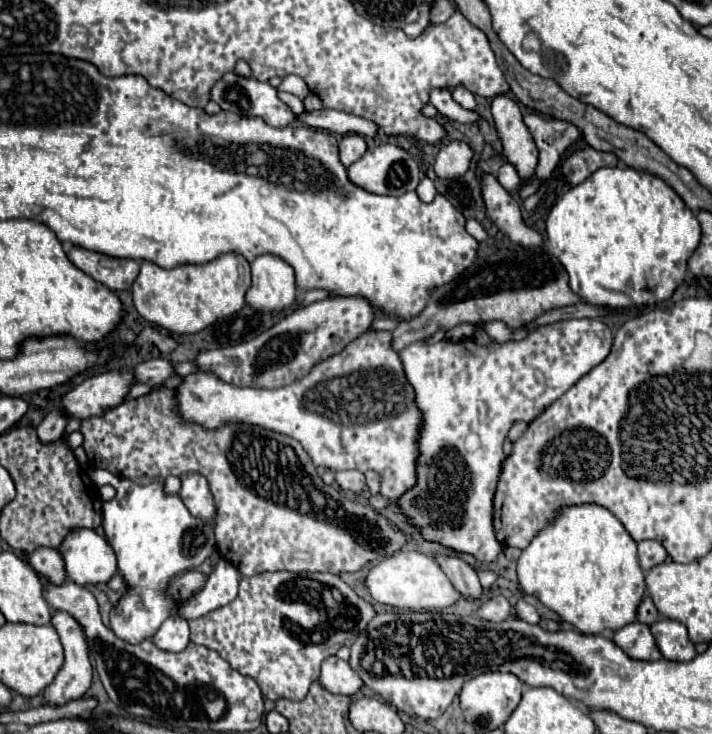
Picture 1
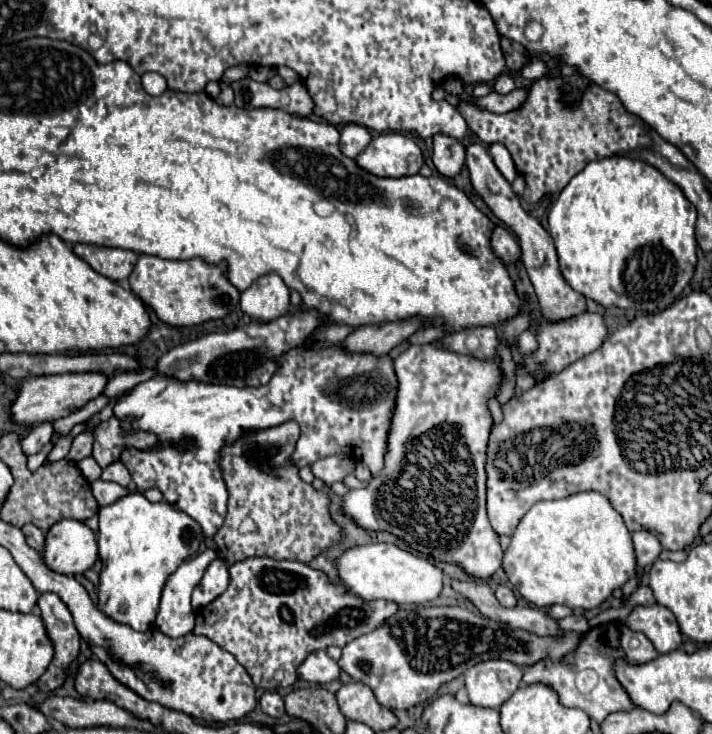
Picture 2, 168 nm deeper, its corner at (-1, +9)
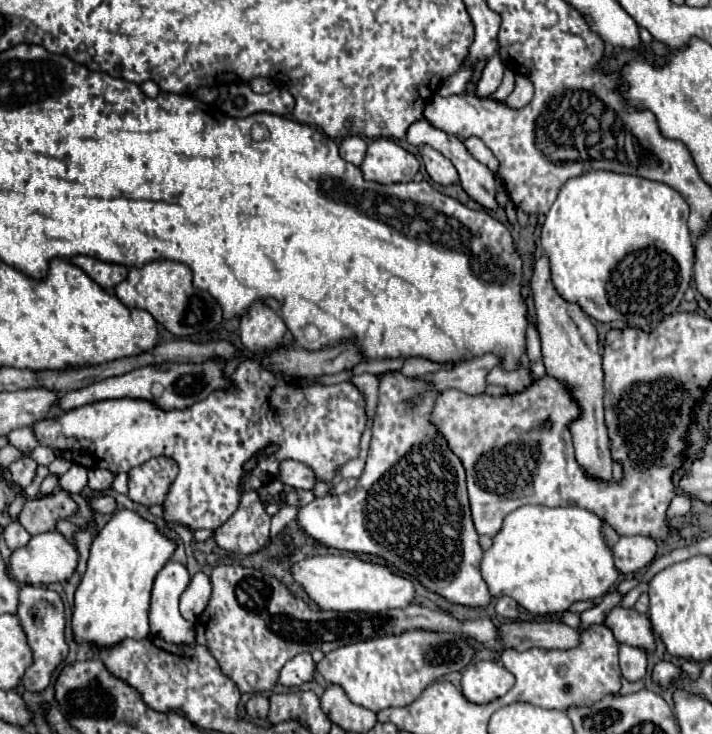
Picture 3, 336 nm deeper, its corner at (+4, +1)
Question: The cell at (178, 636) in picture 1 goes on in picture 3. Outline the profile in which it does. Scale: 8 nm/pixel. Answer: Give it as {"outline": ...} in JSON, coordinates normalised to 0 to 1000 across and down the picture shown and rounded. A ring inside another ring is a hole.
{"outline":[[[237,763],[221,782],[215,807],[212,807],[212,831],[209,831],[209,850],[212,850],[212,864],[237,875],[237,877],[271,877],[274,875],[274,856],[268,847],[257,845],[251,834],[251,812],[260,807],[268,785],[263,774],[246,763]]]}

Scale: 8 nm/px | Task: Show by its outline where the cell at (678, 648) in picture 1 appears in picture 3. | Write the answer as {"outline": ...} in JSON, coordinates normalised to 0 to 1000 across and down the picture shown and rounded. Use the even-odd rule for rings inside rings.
{"outline":[[[864,826],[850,839],[847,850],[861,861],[864,872],[869,877],[897,880],[897,883],[906,883],[906,886],[920,883],[920,864],[914,861],[912,842],[906,837],[897,839],[897,834],[892,834],[889,828]]]}

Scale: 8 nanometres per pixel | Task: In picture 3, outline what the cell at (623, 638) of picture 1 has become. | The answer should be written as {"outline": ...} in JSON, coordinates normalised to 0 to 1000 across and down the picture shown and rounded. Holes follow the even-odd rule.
{"outline":[[[872,877],[869,880],[869,907],[872,907],[872,918],[878,926],[883,926],[883,929],[903,926],[903,921],[909,916],[906,888],[900,883]]]}

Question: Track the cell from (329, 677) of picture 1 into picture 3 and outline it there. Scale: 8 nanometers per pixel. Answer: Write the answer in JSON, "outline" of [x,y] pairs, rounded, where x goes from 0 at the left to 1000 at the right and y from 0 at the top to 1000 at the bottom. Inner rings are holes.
{"outline":[[[423,888],[417,894],[412,894],[392,918],[392,932],[397,935],[423,935],[426,929],[434,929],[440,924],[442,916],[442,902],[437,896],[434,888]]]}

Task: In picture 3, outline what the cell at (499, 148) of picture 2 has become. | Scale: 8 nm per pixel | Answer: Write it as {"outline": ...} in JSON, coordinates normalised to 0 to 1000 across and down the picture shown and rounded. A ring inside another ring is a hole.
{"outline":[[[667,185],[653,188],[650,196],[653,196],[656,207],[659,207],[664,215],[670,215],[670,218],[673,218],[676,223],[681,223],[692,237],[698,237],[698,218],[695,218],[692,207],[690,207],[673,188],[667,188]]]}

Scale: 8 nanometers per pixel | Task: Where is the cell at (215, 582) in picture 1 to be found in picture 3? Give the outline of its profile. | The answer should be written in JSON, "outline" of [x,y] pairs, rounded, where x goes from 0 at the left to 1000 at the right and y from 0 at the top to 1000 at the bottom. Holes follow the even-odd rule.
{"outline":[[[277,779],[268,787],[268,793],[260,801],[260,807],[254,809],[254,817],[251,817],[254,839],[263,842],[265,847],[274,847],[274,842],[291,826],[294,815],[296,815],[296,793],[294,793],[294,785],[288,785],[285,779]]]}

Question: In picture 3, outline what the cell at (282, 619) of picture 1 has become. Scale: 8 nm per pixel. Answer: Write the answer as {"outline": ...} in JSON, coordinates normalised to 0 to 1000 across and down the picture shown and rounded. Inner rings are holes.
{"outline":[[[302,771],[294,790],[299,807],[291,828],[274,847],[277,877],[288,880],[305,899],[310,916],[324,924],[338,943],[350,946],[358,940],[383,940],[392,924],[392,910],[397,910],[397,905],[420,888],[454,886],[459,891],[493,875],[532,866],[558,866],[572,858],[633,861],[667,872],[673,880],[692,888],[709,886],[706,869],[687,842],[647,847],[622,837],[619,831],[603,831],[577,823],[560,831],[541,831],[529,837],[485,834],[479,847],[476,834],[440,834],[423,815],[414,815],[395,793],[389,793],[389,787],[358,774]],[[350,918],[355,921],[355,929],[350,929]]]}

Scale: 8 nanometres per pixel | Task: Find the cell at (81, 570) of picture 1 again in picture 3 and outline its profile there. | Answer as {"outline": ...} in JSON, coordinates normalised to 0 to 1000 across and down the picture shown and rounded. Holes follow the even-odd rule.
{"outline":[[[63,725],[63,728],[46,730],[38,744],[18,749],[18,755],[13,760],[10,782],[24,796],[32,796],[35,793],[35,796],[52,798],[52,796],[91,793],[105,779],[105,774],[108,774],[105,741],[100,741],[100,736],[94,736],[91,730],[86,730],[83,725]]]}

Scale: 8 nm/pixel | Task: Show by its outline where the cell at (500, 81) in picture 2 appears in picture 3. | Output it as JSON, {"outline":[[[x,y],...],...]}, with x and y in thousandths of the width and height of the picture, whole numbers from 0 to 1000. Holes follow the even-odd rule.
{"outline":[[[698,74],[690,76],[690,79],[684,82],[678,98],[676,98],[673,112],[667,114],[667,128],[676,131],[676,134],[690,131],[690,128],[701,120],[704,109],[706,109],[706,95],[709,95],[709,87],[704,84],[704,79],[701,79]]]}

